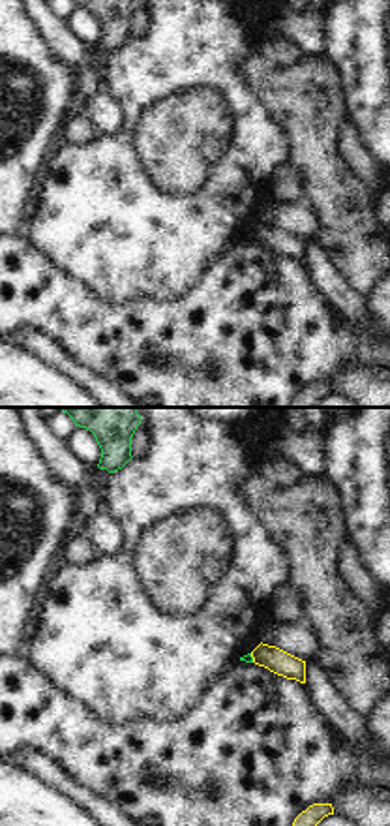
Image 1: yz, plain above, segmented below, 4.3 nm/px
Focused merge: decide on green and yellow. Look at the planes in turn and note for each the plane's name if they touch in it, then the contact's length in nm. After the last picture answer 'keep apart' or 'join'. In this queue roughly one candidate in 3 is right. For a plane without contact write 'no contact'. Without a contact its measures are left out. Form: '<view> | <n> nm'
yz | 40 nm

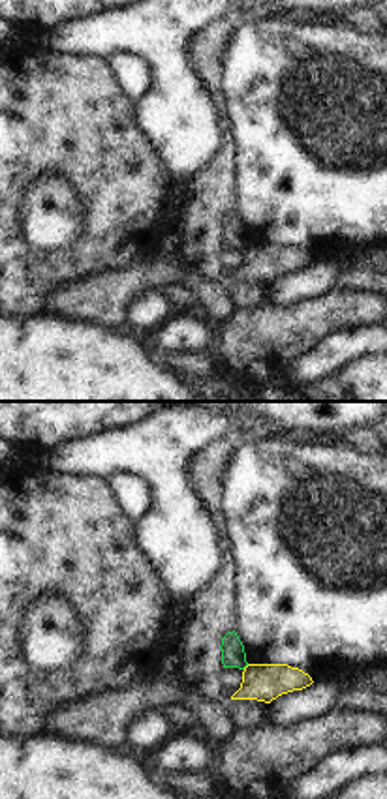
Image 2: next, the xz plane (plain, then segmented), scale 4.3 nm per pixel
xz | 40 nm

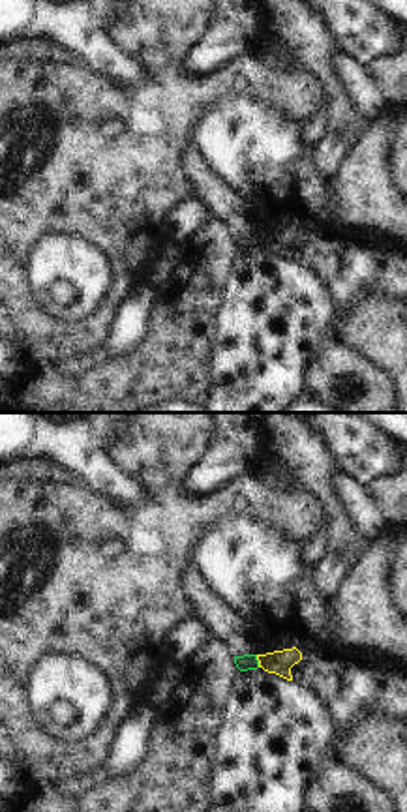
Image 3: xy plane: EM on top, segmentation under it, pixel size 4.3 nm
xy | 60 nm

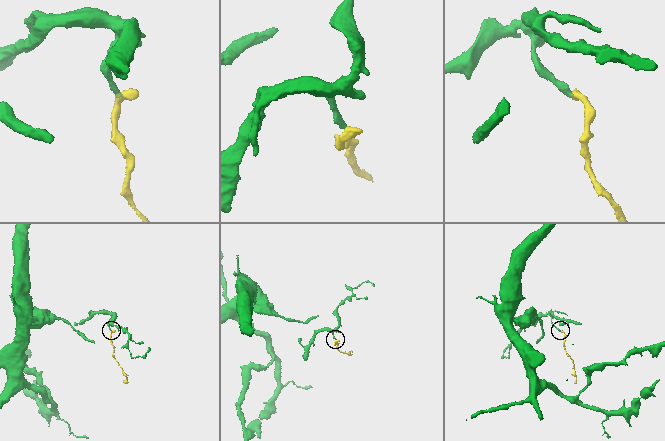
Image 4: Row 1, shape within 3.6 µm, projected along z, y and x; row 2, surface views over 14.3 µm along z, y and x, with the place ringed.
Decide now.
keep apart

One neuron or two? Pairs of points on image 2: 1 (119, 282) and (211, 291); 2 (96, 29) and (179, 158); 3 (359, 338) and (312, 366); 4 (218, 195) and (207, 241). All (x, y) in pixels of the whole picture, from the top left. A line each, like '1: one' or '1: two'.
1: one
2: one
3: one
4: one

